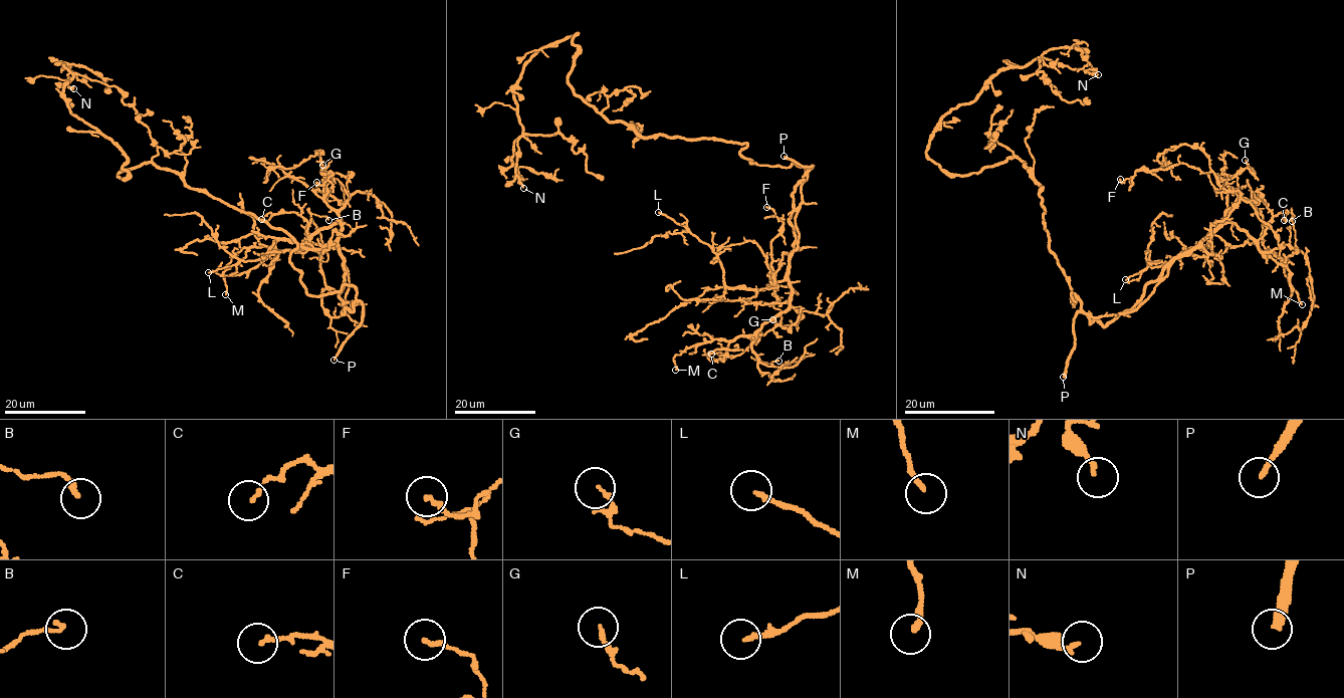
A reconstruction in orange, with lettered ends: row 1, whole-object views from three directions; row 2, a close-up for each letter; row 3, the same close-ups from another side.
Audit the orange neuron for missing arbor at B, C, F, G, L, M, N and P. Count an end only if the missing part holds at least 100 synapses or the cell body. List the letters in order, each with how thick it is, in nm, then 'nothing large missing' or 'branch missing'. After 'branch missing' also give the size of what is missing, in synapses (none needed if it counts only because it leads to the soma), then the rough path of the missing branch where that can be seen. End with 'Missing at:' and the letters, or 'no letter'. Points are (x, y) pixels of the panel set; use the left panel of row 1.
B: 140 nm thick; nothing large missing
C: 120 nm thick; nothing large missing
F: 150 nm thick; nothing large missing
G: 150 nm thick; nothing large missing
L: 150 nm thick; nothing large missing
M: 190 nm thick; nothing large missing
N: 170 nm thick; nothing large missing
P: 240 nm thick; branch missing
Missing at: P

